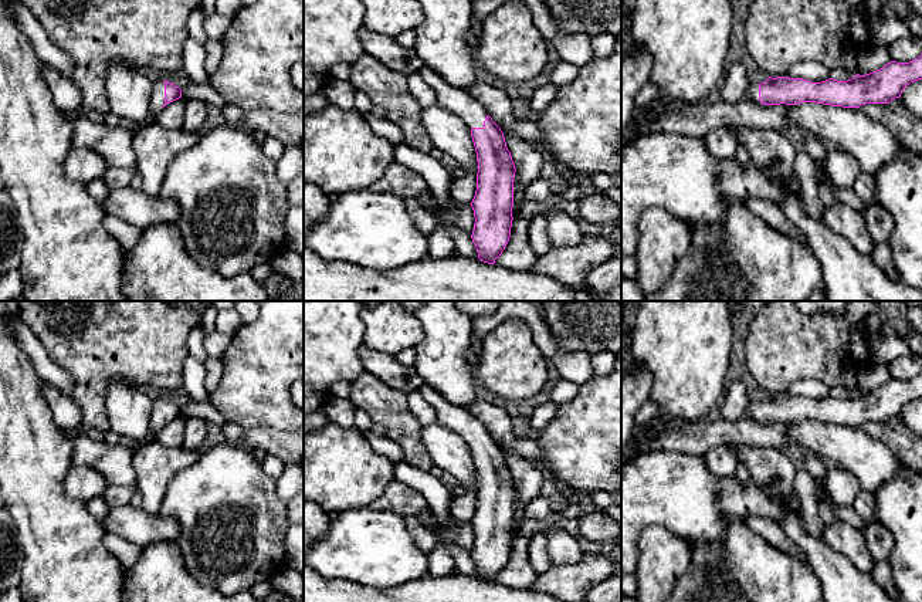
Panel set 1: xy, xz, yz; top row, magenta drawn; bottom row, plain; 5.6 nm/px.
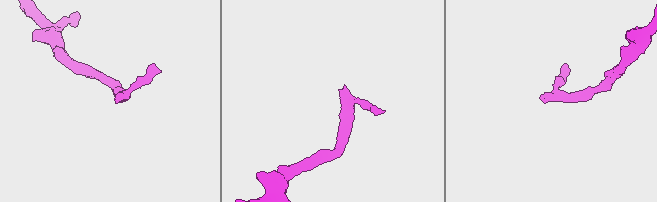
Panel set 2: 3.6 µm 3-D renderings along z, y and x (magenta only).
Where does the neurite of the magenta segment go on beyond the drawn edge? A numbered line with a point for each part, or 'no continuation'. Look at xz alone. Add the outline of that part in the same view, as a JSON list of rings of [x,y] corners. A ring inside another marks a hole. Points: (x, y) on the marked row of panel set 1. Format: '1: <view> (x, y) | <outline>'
1: xz (528, 158) | [[[504,132],[504,138],[521,182],[525,186],[535,182],[540,175],[542,163],[548,159],[548,155],[515,132]]]

